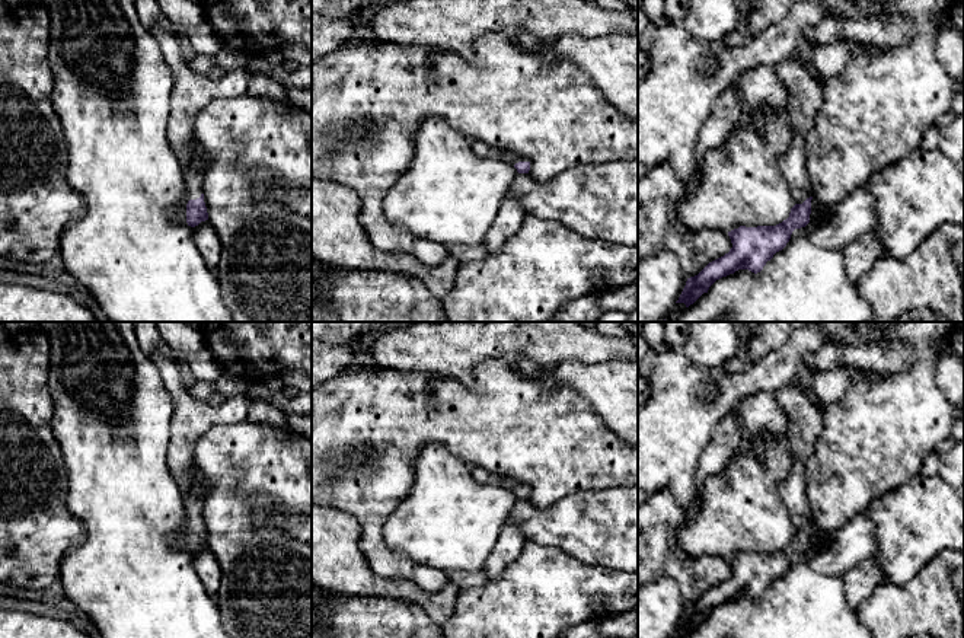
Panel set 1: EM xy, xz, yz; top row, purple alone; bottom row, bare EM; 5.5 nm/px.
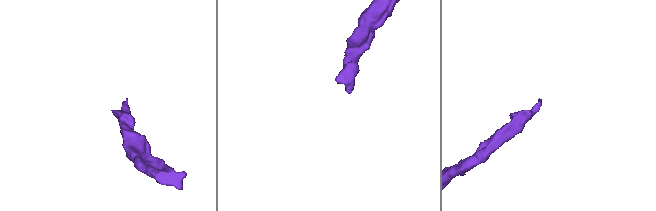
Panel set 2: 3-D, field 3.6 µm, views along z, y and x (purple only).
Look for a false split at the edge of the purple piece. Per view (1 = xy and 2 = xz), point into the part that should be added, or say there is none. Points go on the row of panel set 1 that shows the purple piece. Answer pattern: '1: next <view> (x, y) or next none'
1: next xy (191, 92)
2: next xz (482, 149)

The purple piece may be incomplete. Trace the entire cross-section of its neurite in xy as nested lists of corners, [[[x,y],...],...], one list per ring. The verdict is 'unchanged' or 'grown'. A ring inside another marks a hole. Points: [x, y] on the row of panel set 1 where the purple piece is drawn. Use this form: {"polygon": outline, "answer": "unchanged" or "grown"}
{"polygon": [[[154,26],[150,32],[159,42],[175,82],[169,101],[170,114],[166,133],[183,169],[185,205],[175,213],[173,218],[195,227],[208,220],[202,194],[204,175],[191,168],[194,159],[191,137],[195,118],[216,98],[236,98],[248,93],[249,73],[246,68],[239,68],[230,71],[223,80],[211,80],[207,74],[195,73],[189,67],[189,61],[181,51],[181,39],[175,34],[165,26]]], "answer": "grown"}

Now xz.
{"polygon": [[[472,140],[472,150],[481,157],[511,163],[518,173],[529,173],[530,170],[530,162],[514,150],[494,147],[482,140]]], "answer": "grown"}

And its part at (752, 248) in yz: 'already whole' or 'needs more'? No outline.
needs more

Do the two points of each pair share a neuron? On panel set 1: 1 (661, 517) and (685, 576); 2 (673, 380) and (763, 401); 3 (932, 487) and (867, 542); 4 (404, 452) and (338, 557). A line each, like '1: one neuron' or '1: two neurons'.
1: one neuron
2: two neurons
3: two neurons
4: two neurons

